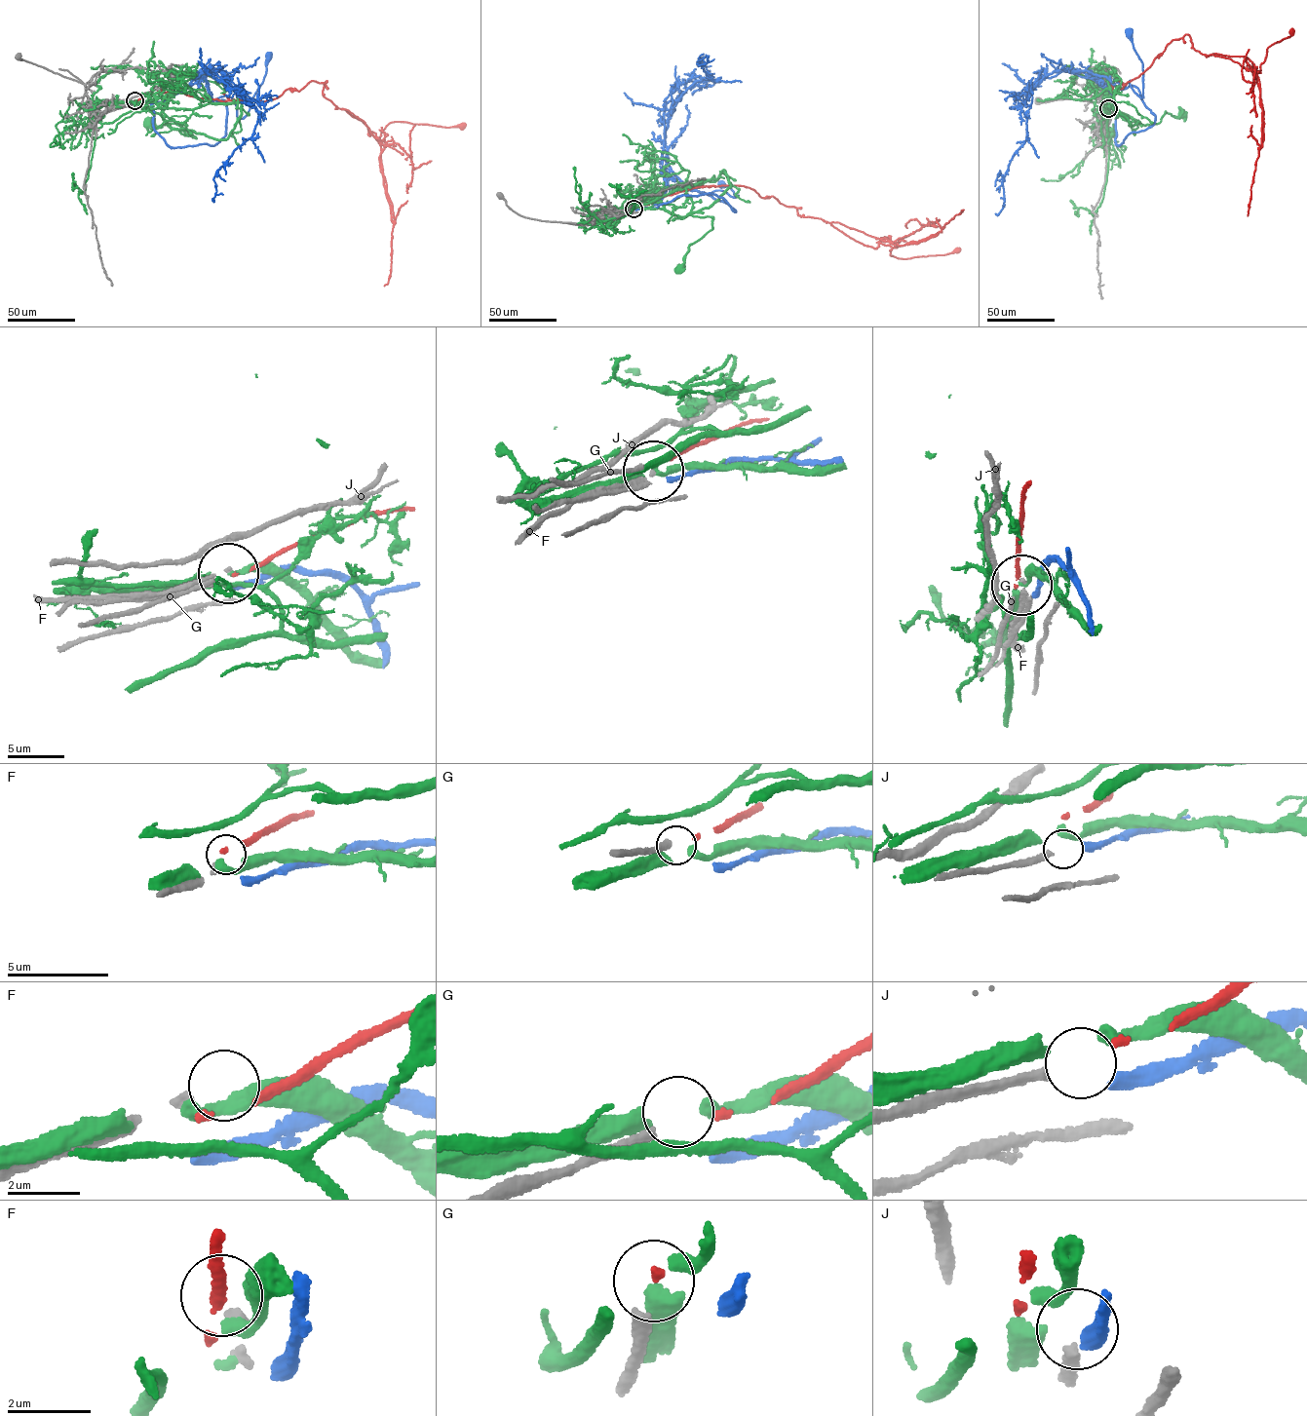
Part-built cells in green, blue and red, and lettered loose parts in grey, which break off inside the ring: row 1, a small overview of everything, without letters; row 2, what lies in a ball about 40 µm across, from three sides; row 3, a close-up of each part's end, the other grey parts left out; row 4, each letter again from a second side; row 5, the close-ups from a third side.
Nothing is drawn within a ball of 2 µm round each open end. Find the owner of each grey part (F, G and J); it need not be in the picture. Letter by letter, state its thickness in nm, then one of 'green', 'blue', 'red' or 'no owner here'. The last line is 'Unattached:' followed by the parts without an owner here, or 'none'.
F: calibre 240 nm; no owner here
G: calibre 280 nm; red
J: calibre 280 nm; no owner here
Unattached: F, J

